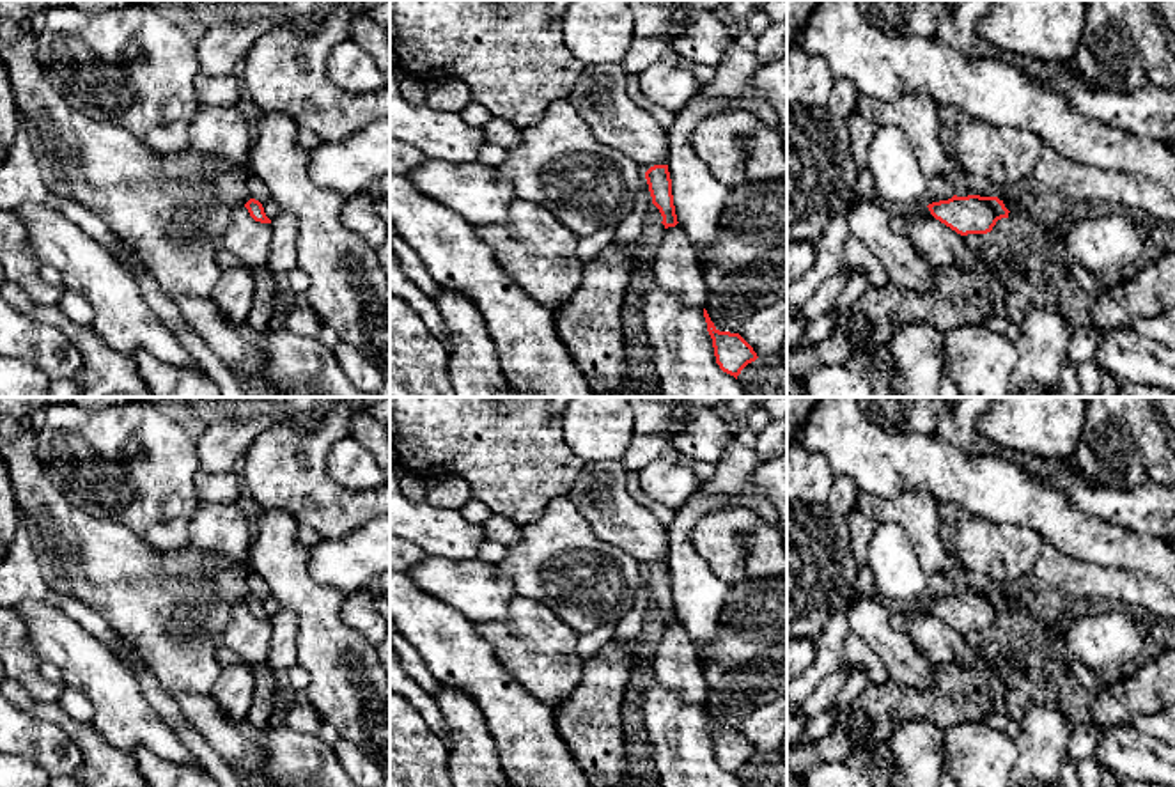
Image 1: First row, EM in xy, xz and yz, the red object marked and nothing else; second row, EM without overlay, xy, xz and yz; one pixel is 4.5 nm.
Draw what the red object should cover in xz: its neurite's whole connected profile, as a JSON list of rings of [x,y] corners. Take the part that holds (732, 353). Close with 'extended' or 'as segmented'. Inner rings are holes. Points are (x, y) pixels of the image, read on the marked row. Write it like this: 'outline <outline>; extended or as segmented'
outline [[[705,308],[704,317],[707,323],[707,331],[712,339],[716,363],[723,372],[737,379],[741,370],[759,358],[757,353],[739,333],[720,331]]]; as segmented

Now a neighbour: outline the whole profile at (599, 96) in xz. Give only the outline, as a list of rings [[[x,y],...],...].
[[[619,62],[583,66],[567,101],[594,138],[620,151],[647,172],[668,165],[668,136],[658,121],[626,92],[629,73]]]

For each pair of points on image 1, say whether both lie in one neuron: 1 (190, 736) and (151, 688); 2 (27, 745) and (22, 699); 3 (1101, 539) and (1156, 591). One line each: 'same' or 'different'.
1: same
2: different
3: different

